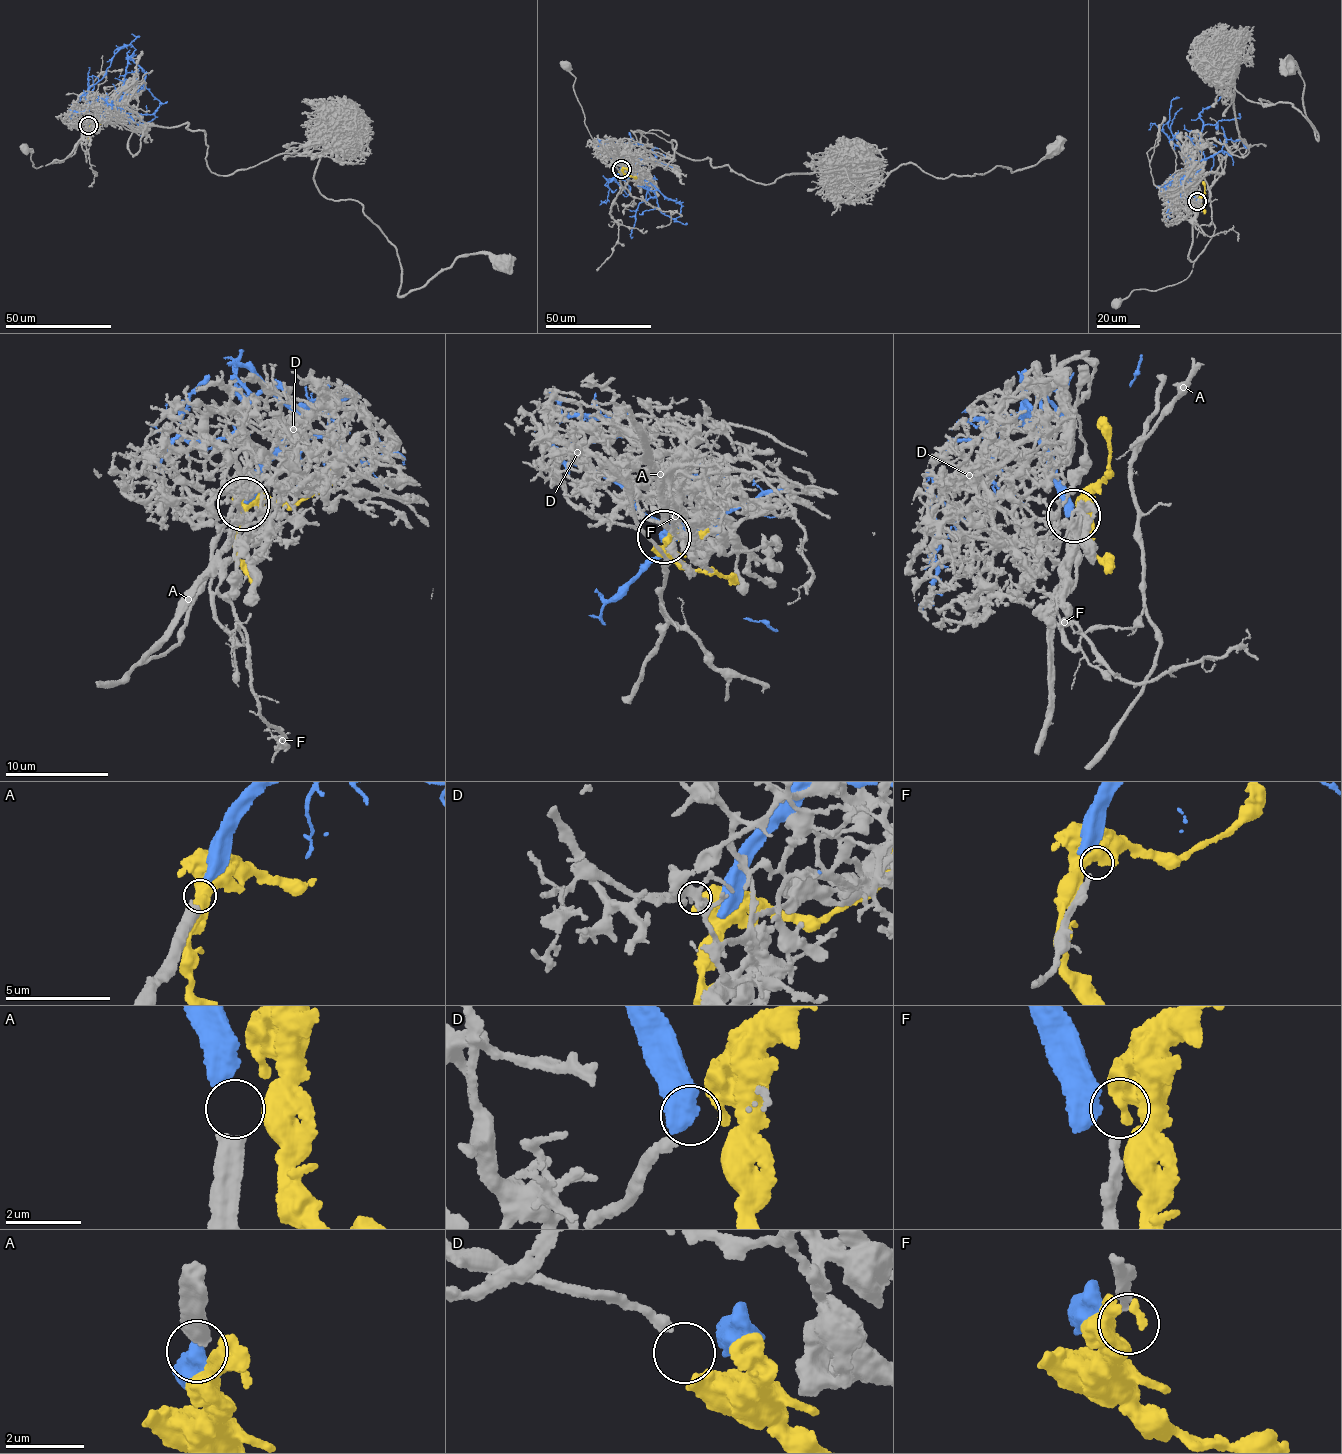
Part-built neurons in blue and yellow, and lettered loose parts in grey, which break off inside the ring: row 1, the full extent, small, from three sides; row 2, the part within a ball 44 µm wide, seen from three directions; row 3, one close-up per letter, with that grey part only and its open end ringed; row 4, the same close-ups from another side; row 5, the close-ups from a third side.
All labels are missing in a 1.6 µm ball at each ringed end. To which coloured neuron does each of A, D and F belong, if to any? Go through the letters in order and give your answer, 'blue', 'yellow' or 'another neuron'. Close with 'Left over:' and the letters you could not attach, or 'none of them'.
A: blue
D: yellow
F: another neuron
Left over: F

